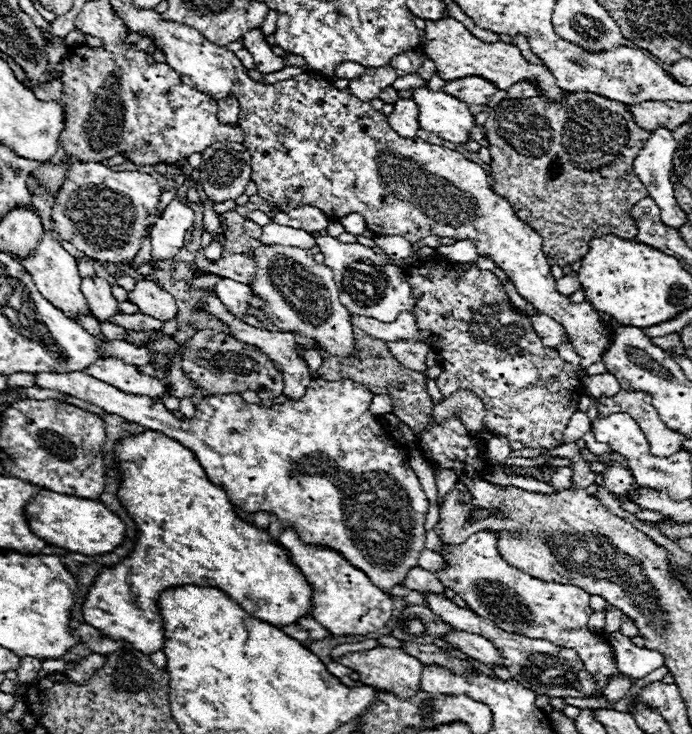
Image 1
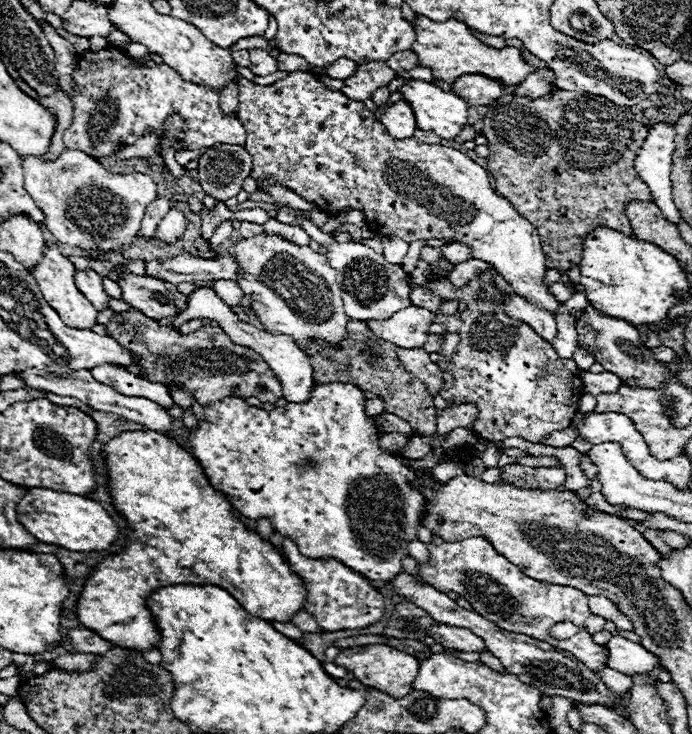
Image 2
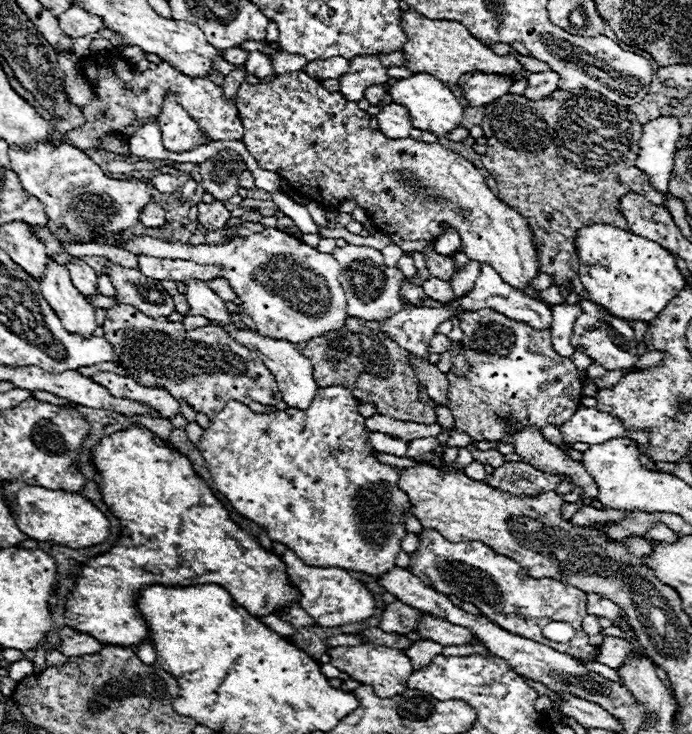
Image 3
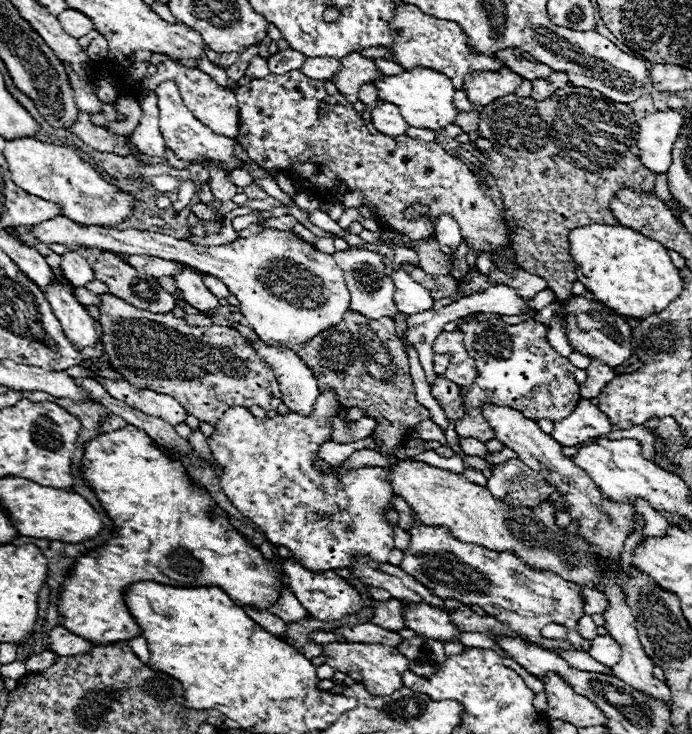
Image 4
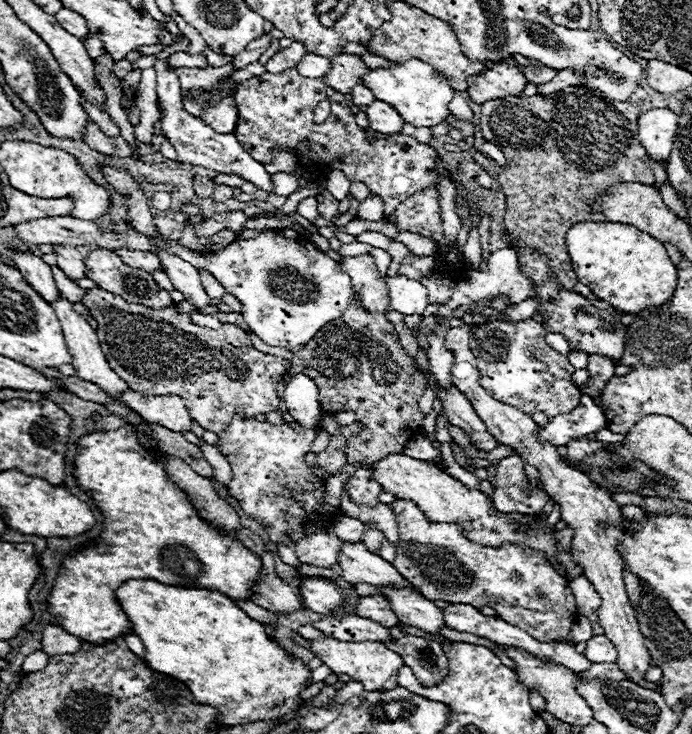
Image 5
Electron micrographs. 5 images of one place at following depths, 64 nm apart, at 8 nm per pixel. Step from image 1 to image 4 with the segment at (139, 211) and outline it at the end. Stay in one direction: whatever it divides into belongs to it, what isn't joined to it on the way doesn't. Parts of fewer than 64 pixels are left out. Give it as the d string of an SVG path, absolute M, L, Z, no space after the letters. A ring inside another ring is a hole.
M22 138L14 142L6 142L4 158L12 172L12 180L24 192L38 196L48 202L56 202L62 206L62 216L74 220L76 224L96 224L104 228L112 228L122 224L138 204L138 198L132 192L124 192L114 184L106 182L94 166L84 162L76 150L68 146L46 144L34 138Z

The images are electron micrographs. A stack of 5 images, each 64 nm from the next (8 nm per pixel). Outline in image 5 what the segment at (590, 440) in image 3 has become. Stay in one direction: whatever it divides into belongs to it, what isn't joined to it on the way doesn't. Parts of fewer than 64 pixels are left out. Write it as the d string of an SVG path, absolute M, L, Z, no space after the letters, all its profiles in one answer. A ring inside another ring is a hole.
M582 396L582 402L568 414L550 418L546 428L540 430L540 438L556 446L566 446L568 442L594 434L600 428L606 428L606 416L600 406L592 402L590 396Z

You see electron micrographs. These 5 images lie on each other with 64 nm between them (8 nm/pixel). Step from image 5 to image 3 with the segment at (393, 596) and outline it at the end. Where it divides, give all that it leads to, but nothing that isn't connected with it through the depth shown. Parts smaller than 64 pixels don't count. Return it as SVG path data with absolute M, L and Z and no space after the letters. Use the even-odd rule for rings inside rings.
M424 614L422 622L418 624L418 634L422 638L428 638L432 642L438 642L442 646L462 646L472 644L472 632L464 626L450 624L446 620L434 618L430 614Z

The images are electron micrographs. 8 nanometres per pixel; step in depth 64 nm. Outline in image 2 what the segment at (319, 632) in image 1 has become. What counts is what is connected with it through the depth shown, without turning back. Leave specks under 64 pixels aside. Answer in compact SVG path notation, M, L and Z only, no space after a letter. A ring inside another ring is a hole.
M298 612L294 618L292 618L292 624L296 626L296 628L300 628L302 632L306 630L306 632L312 632L312 634L316 634L316 632L322 632L322 628L314 622L314 618L308 614L308 612Z

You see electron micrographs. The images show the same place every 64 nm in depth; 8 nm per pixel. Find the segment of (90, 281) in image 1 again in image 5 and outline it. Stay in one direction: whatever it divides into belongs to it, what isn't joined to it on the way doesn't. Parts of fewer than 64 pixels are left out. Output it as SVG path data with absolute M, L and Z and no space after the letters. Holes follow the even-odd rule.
M60 244L56 256L58 256L58 268L62 268L62 272L64 272L70 280L86 278L86 264L84 264L82 254L80 254L76 248Z

